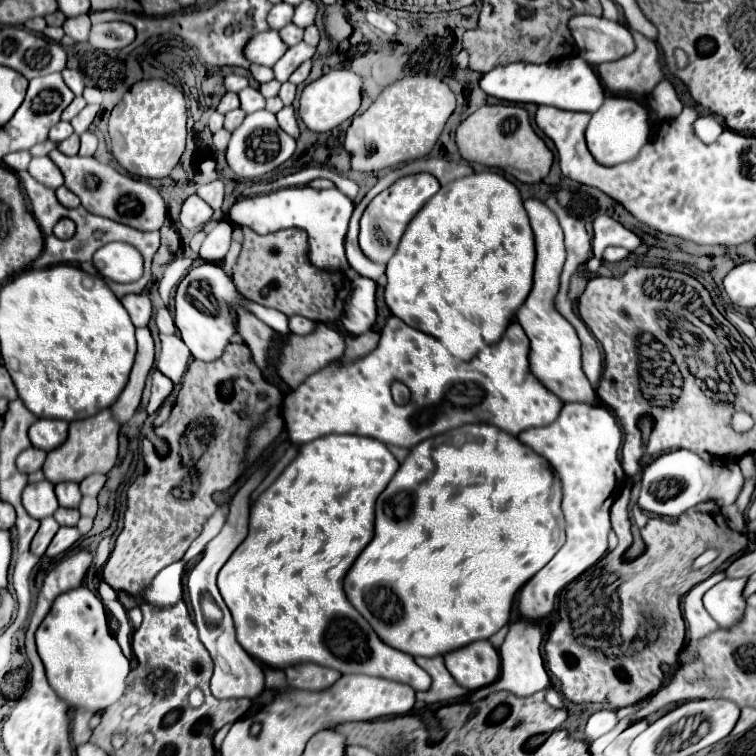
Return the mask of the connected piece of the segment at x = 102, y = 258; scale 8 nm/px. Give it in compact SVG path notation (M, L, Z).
M110 242L96 250L94 266L98 272L114 282L134 282L142 276L142 254L126 242Z

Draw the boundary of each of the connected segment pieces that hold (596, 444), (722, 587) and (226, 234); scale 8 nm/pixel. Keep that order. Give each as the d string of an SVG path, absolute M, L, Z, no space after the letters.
M570 402L564 404L558 418L542 428L530 428L518 434L520 442L544 456L562 480L562 510L566 518L566 542L554 558L538 570L520 592L520 614L528 618L544 618L550 614L558 590L596 564L608 548L610 506L618 498L626 474L618 460L622 430L614 414L604 404Z
M724 578L704 594L704 606L720 628L732 628L744 618L746 598L742 596L744 578Z
M220 220L216 228L206 236L200 248L200 258L204 258L206 262L220 262L230 248L230 238L232 238L232 224L228 220Z

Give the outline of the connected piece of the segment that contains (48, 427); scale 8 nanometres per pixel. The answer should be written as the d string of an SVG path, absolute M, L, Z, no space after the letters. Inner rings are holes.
M50 418L36 420L28 430L32 446L42 448L46 452L58 448L66 440L66 434L68 434L68 422L66 420L50 420Z

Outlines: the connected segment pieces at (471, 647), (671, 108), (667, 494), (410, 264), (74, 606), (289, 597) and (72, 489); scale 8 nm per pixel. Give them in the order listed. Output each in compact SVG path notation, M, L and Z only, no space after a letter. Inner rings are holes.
M472 642L460 650L444 654L448 672L462 688L478 690L492 684L500 674L500 656L498 650L488 642Z
M666 78L654 88L654 92L650 94L648 102L650 102L650 108L652 108L662 120L670 120L670 118L678 116L678 114L684 110L684 106L682 106L682 102L678 100L678 96L676 96L676 92L674 92L670 80L666 80Z
M680 449L665 453L656 460L645 465L639 473L642 479L640 488L640 498L638 506L644 512L652 512L658 516L668 516L668 518L678 518L684 514L688 508L714 500L720 508L730 506L736 502L736 498L742 492L744 478L738 468L738 464L712 464L704 462L696 452Z
M480 172L480 174L468 174L468 176L460 176L458 180L452 180L448 184L440 182L440 190L438 194L434 194L424 208L412 218L412 222L408 224L400 246L396 250L396 254L390 258L388 262L388 286L386 286L386 304L390 308L392 314L396 314L400 320L404 320L408 326L414 326L426 334L432 334L436 340L440 340L446 348L450 350L460 350L470 354L476 354L482 346L488 346L496 340L500 340L500 334L504 334L506 326L514 320L516 310L526 302L532 284L534 284L534 258L536 258L536 250L534 250L534 232L530 228L530 220L526 216L522 198L518 188L506 180L504 176L496 174L496 172Z
M78 586L56 598L48 618L44 618L36 632L36 646L46 668L48 684L72 710L82 708L100 714L124 696L130 660L110 630L102 600L88 586Z
M328 434L328 436L320 436L308 444L302 444L298 450L298 456L290 462L290 466L280 474L280 478L266 490L260 494L260 498L252 504L250 508L250 528L248 528L248 536L244 538L244 542L232 552L232 556L228 558L226 566L220 568L218 574L218 588L220 594L226 602L226 606L232 612L234 624L236 624L236 640L240 642L240 646L256 660L260 660L266 666L272 668L288 668L294 664L302 664L302 662L312 662L312 664L320 664L326 668L334 668L340 674L368 674L368 676L380 676L380 678L388 678L388 680L398 680L404 684L410 684L414 690L428 690L430 686L430 678L428 674L414 662L414 658L410 654L404 654L392 646L386 646L386 642L380 640L380 636L374 632L374 628L358 614L358 610L354 610L354 606L350 604L346 592L344 592L344 576L350 570L350 566L354 564L354 560L358 558L358 554L366 548L366 544L372 540L374 536L374 502L380 496L380 492L388 486L388 482L392 480L392 476L398 470L398 462L396 458L390 454L390 450L376 440L364 438L364 436L352 436L352 434Z
M76 482L56 484L56 496L58 496L60 506L64 506L64 508L78 508L80 500L82 500L82 494L80 494L80 488Z

